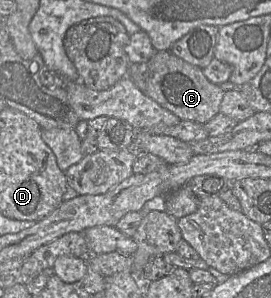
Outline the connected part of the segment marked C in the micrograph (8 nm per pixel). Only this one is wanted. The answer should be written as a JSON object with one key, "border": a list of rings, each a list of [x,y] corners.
{"border":[[[155,51],[145,63],[130,63],[128,75],[135,85],[181,120],[205,124],[220,112],[224,91],[218,84],[209,81],[203,70],[168,51]]]}

